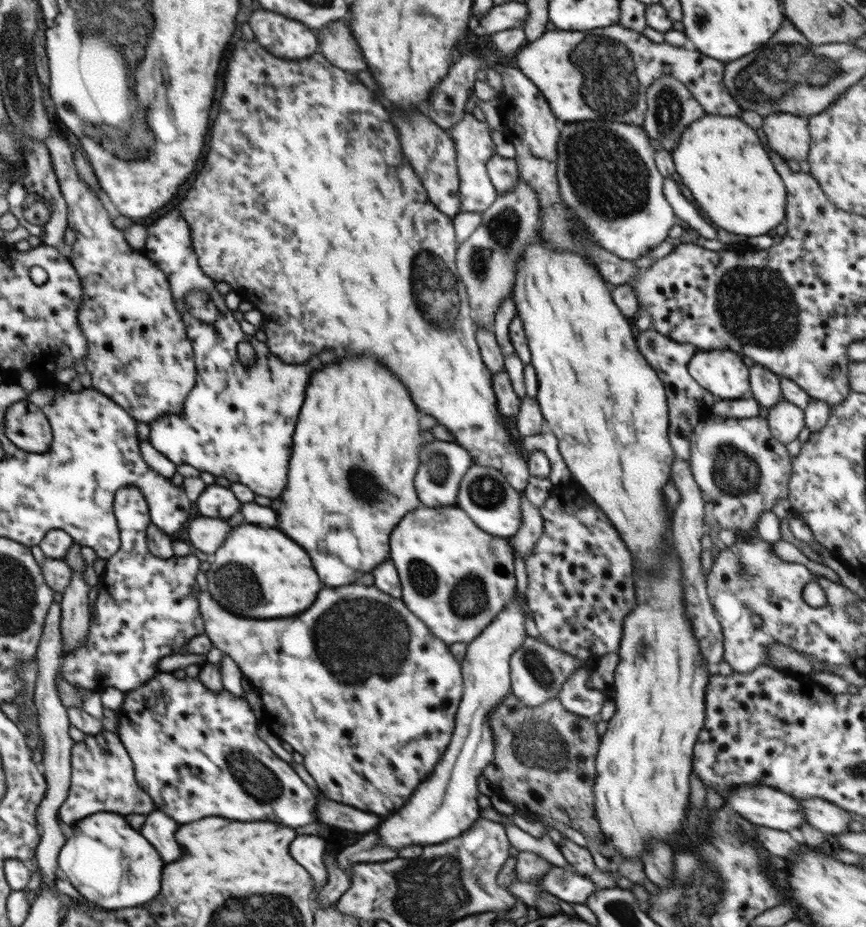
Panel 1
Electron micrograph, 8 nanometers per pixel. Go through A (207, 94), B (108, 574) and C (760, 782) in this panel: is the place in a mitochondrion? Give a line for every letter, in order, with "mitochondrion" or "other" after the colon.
A: other
B: other
C: other

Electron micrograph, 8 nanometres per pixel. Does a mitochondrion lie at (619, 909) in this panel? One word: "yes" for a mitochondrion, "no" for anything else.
yes

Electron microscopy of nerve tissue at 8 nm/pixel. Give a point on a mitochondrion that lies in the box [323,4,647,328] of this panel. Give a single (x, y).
(611, 85)

